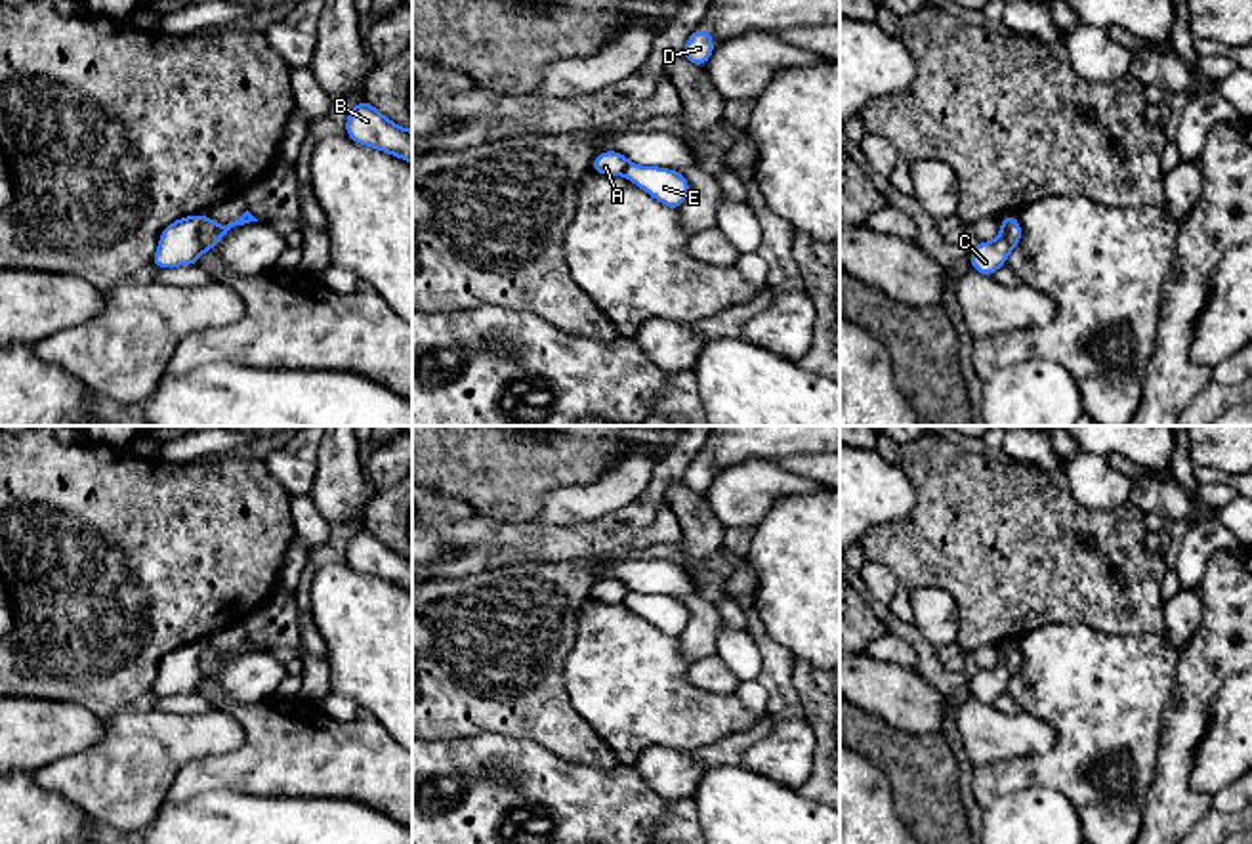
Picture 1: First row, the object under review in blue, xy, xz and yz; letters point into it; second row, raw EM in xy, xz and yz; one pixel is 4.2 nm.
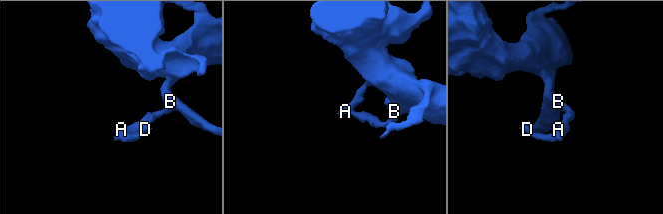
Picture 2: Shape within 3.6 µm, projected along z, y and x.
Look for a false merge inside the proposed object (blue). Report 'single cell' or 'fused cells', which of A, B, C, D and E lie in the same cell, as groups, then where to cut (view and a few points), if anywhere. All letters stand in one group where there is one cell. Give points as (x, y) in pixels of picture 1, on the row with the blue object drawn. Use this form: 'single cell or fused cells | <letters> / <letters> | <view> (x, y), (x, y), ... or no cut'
fused cells | A C D / B E | xy (201, 216), (201, 243), (207, 249)

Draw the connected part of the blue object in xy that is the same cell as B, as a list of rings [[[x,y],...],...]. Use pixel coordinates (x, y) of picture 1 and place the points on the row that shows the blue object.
[[[365,97],[347,115],[345,136],[355,143],[389,153],[412,164],[412,130],[391,122]]]

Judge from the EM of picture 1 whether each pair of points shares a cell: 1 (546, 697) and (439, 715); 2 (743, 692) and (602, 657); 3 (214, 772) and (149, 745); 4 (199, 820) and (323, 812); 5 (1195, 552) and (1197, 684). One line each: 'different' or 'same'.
1: same
2: different
3: different
4: same
5: different

